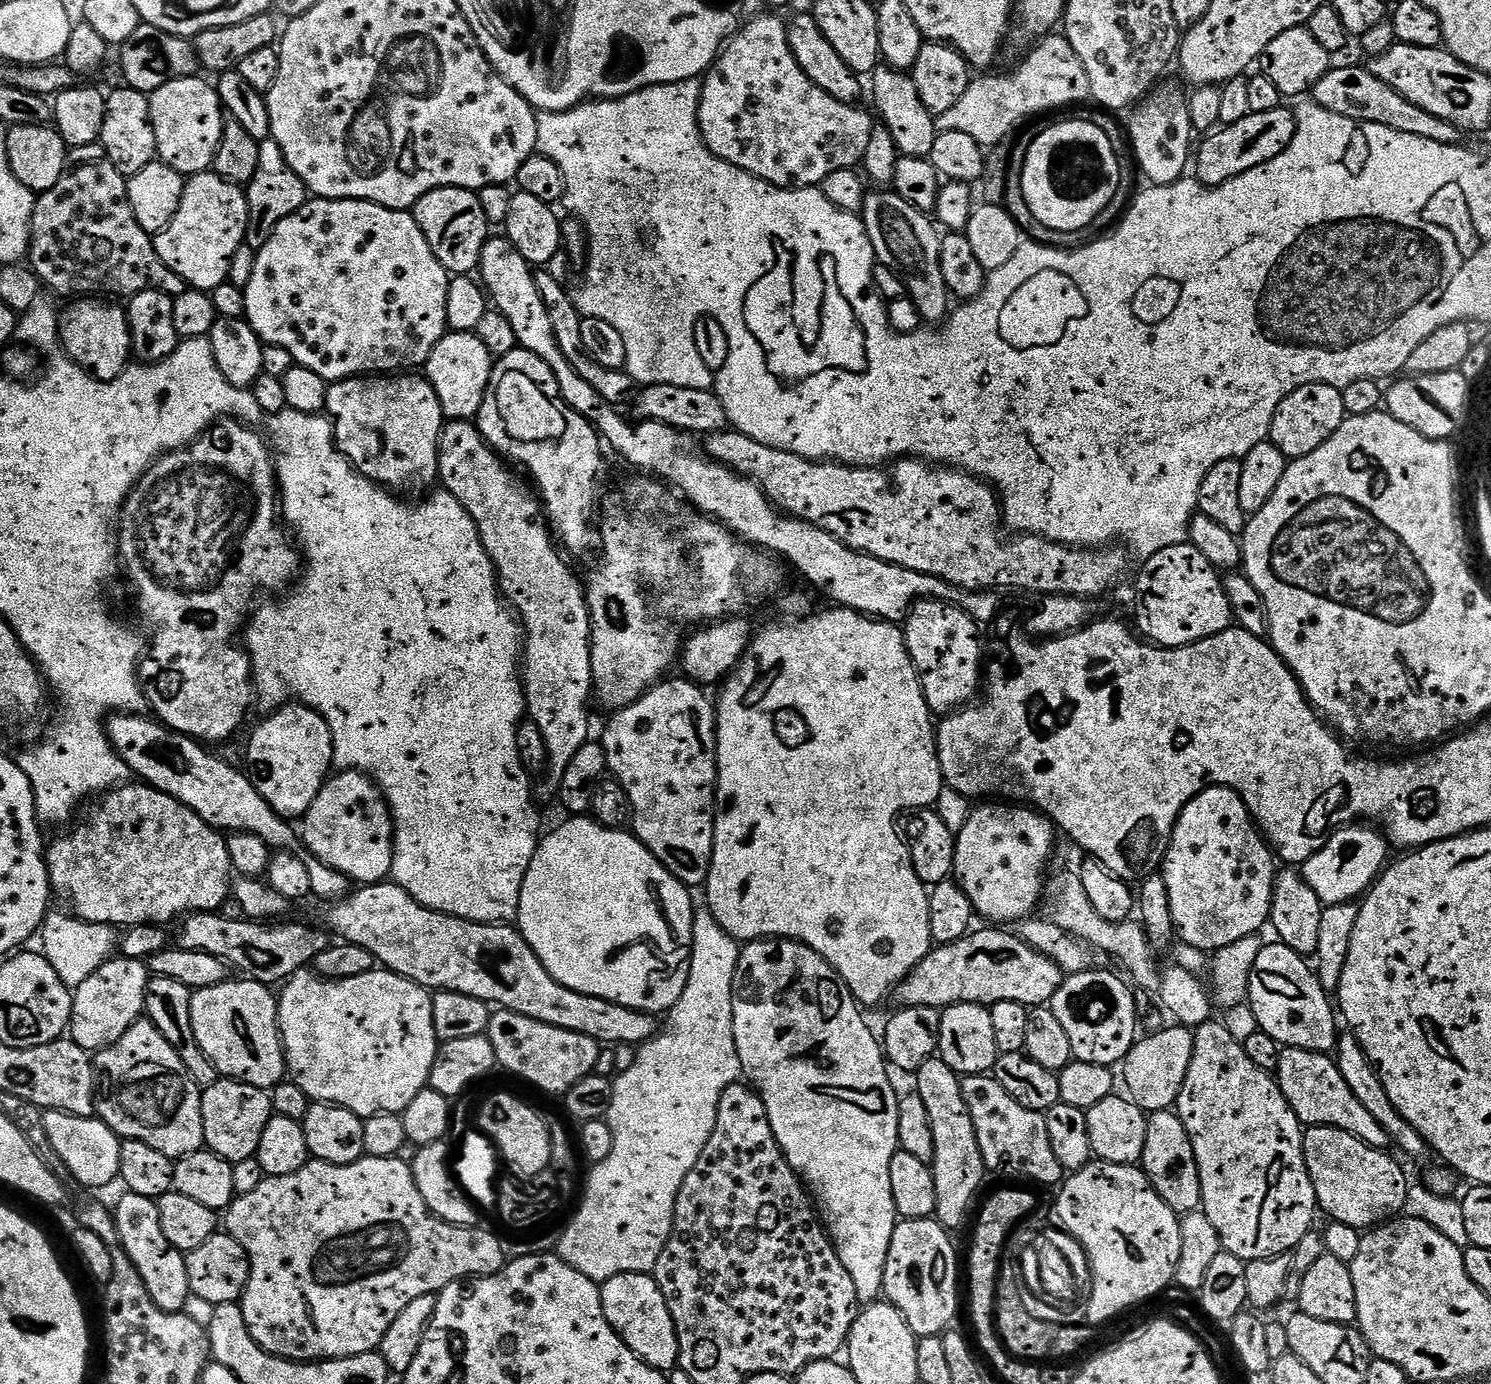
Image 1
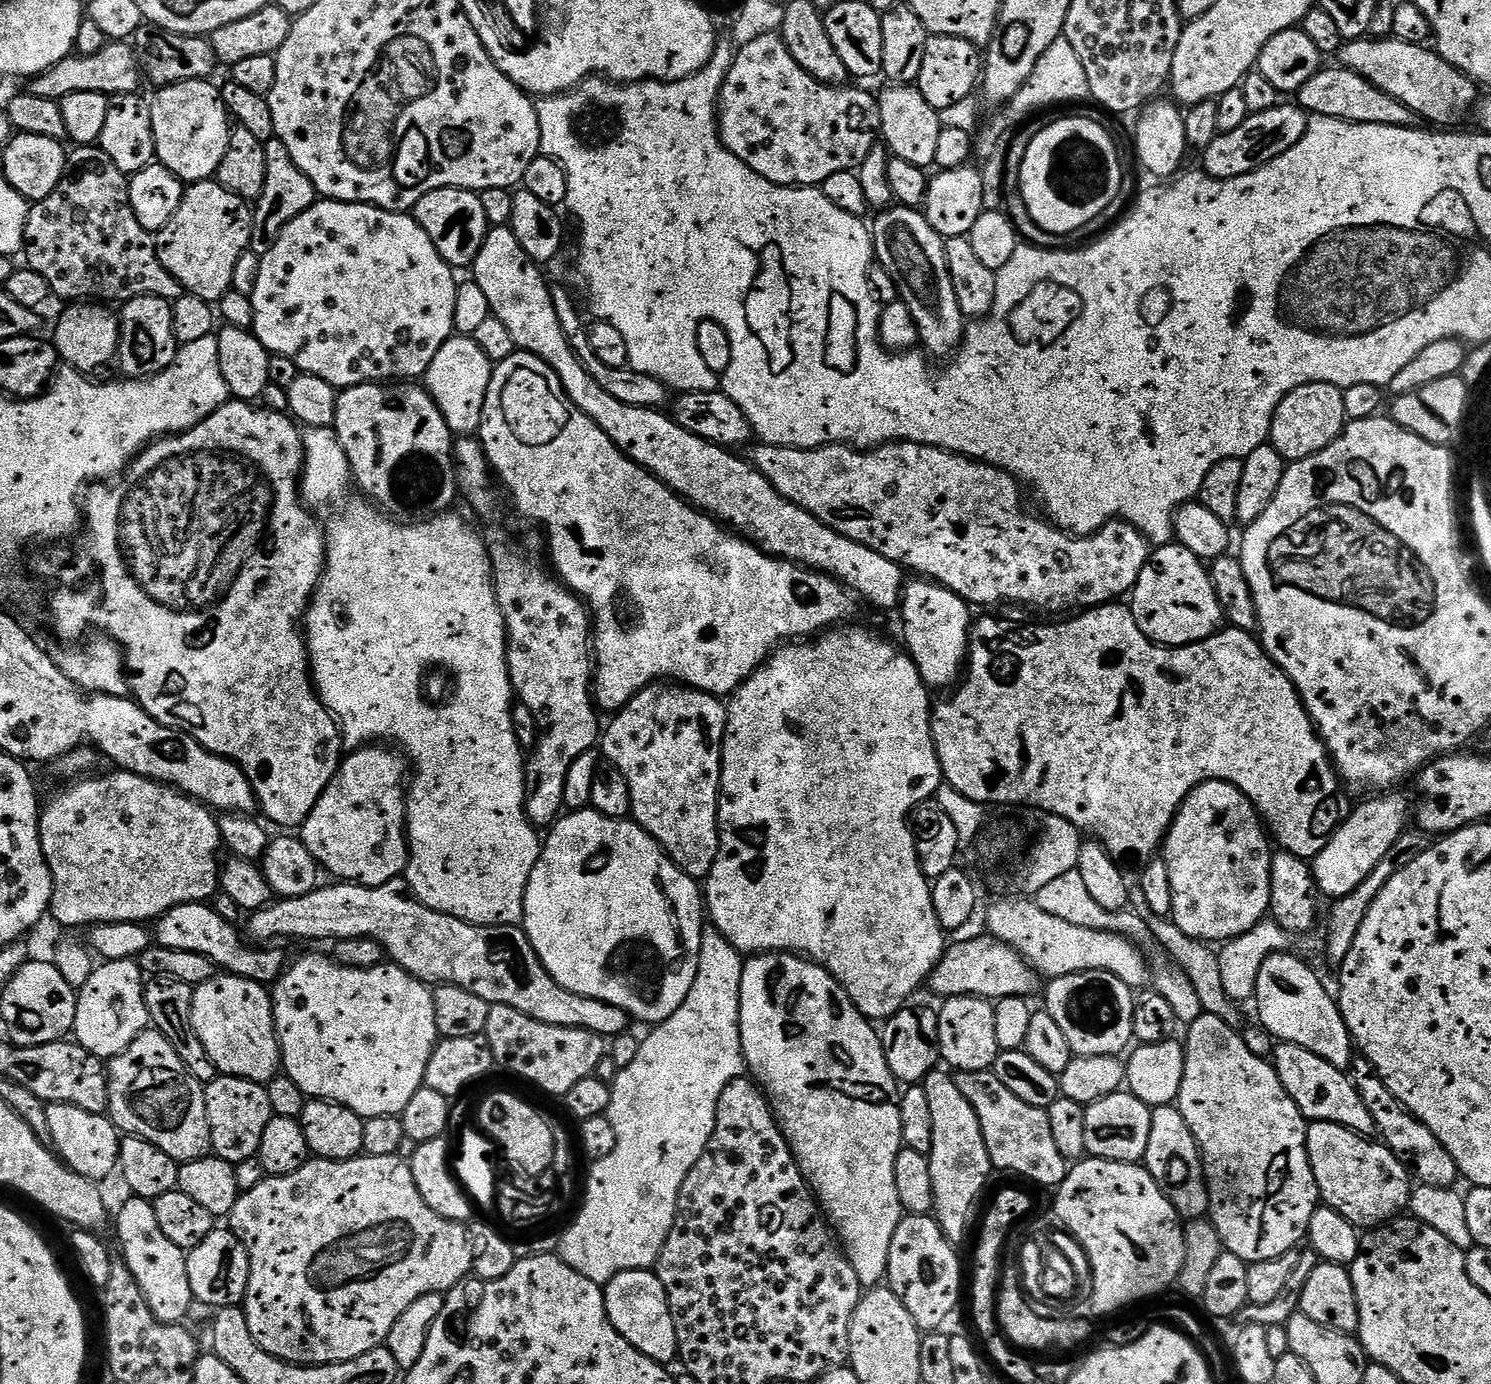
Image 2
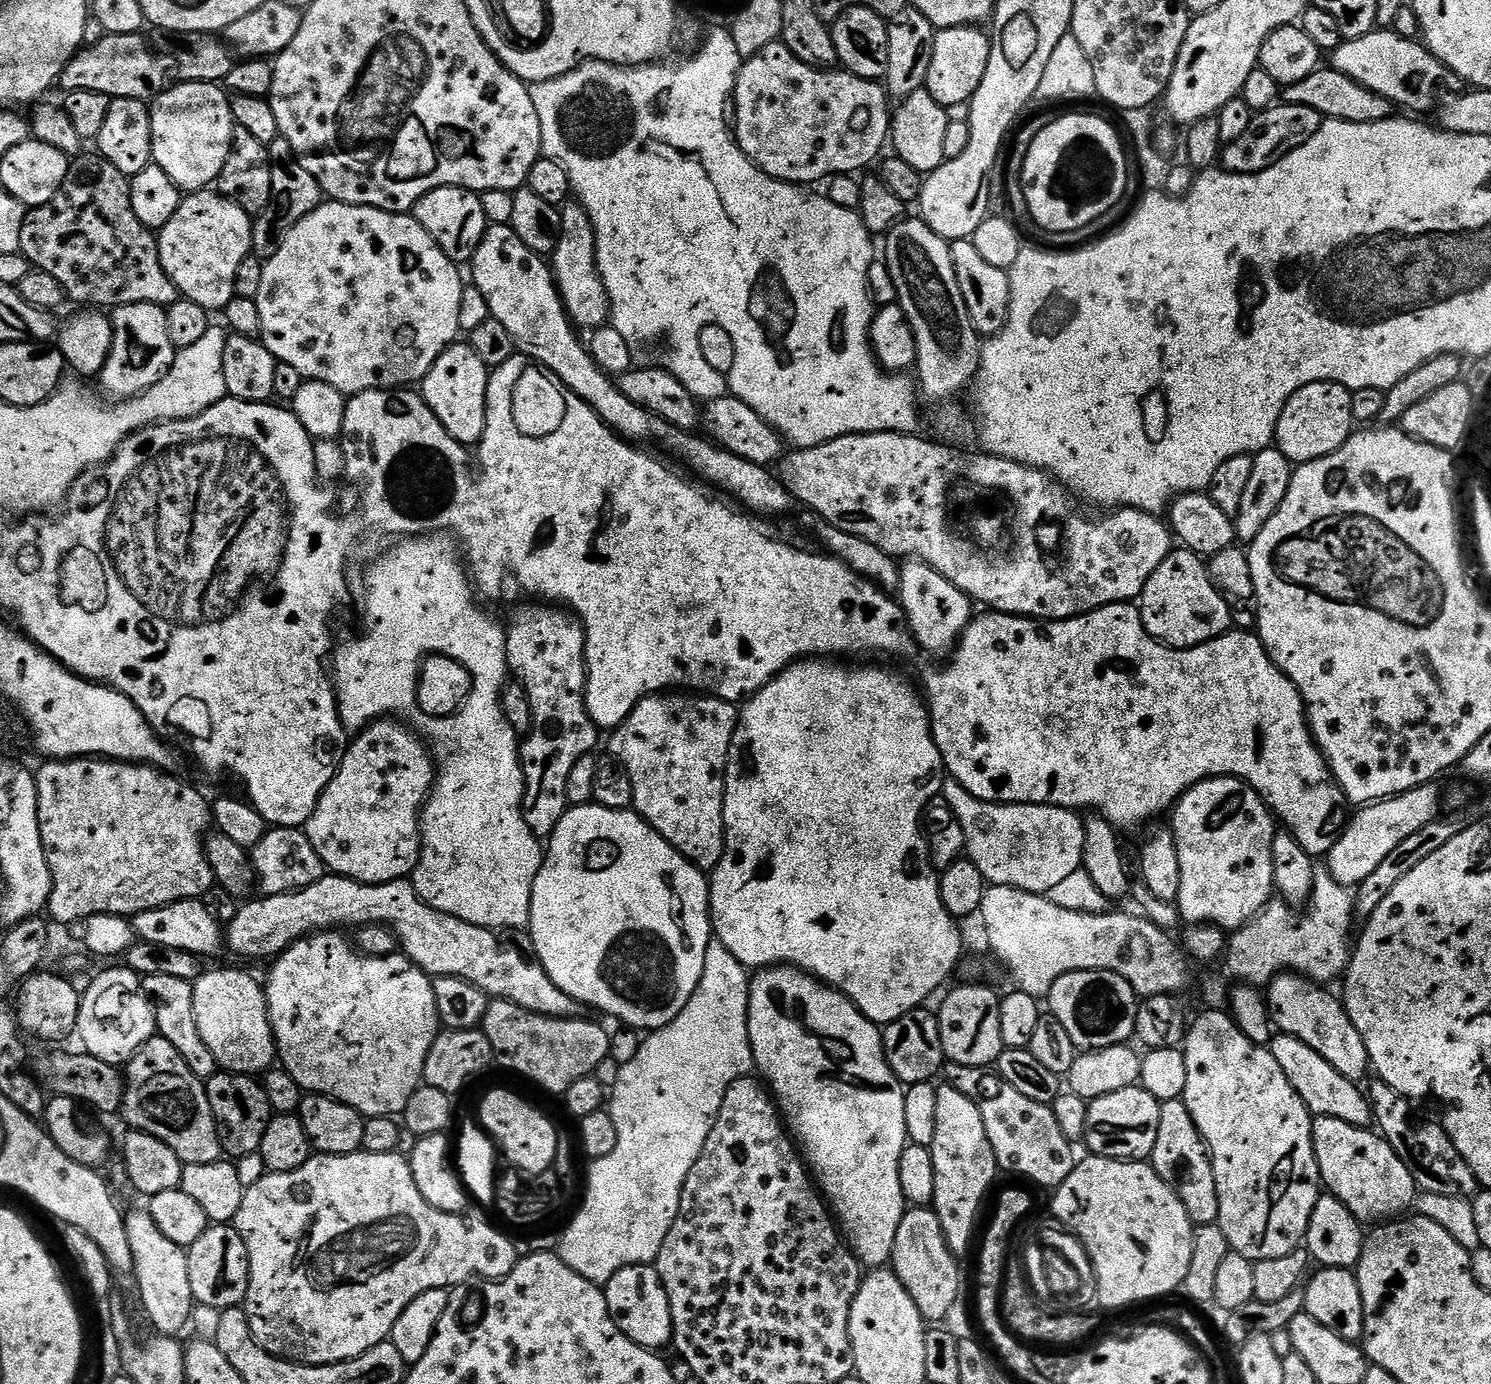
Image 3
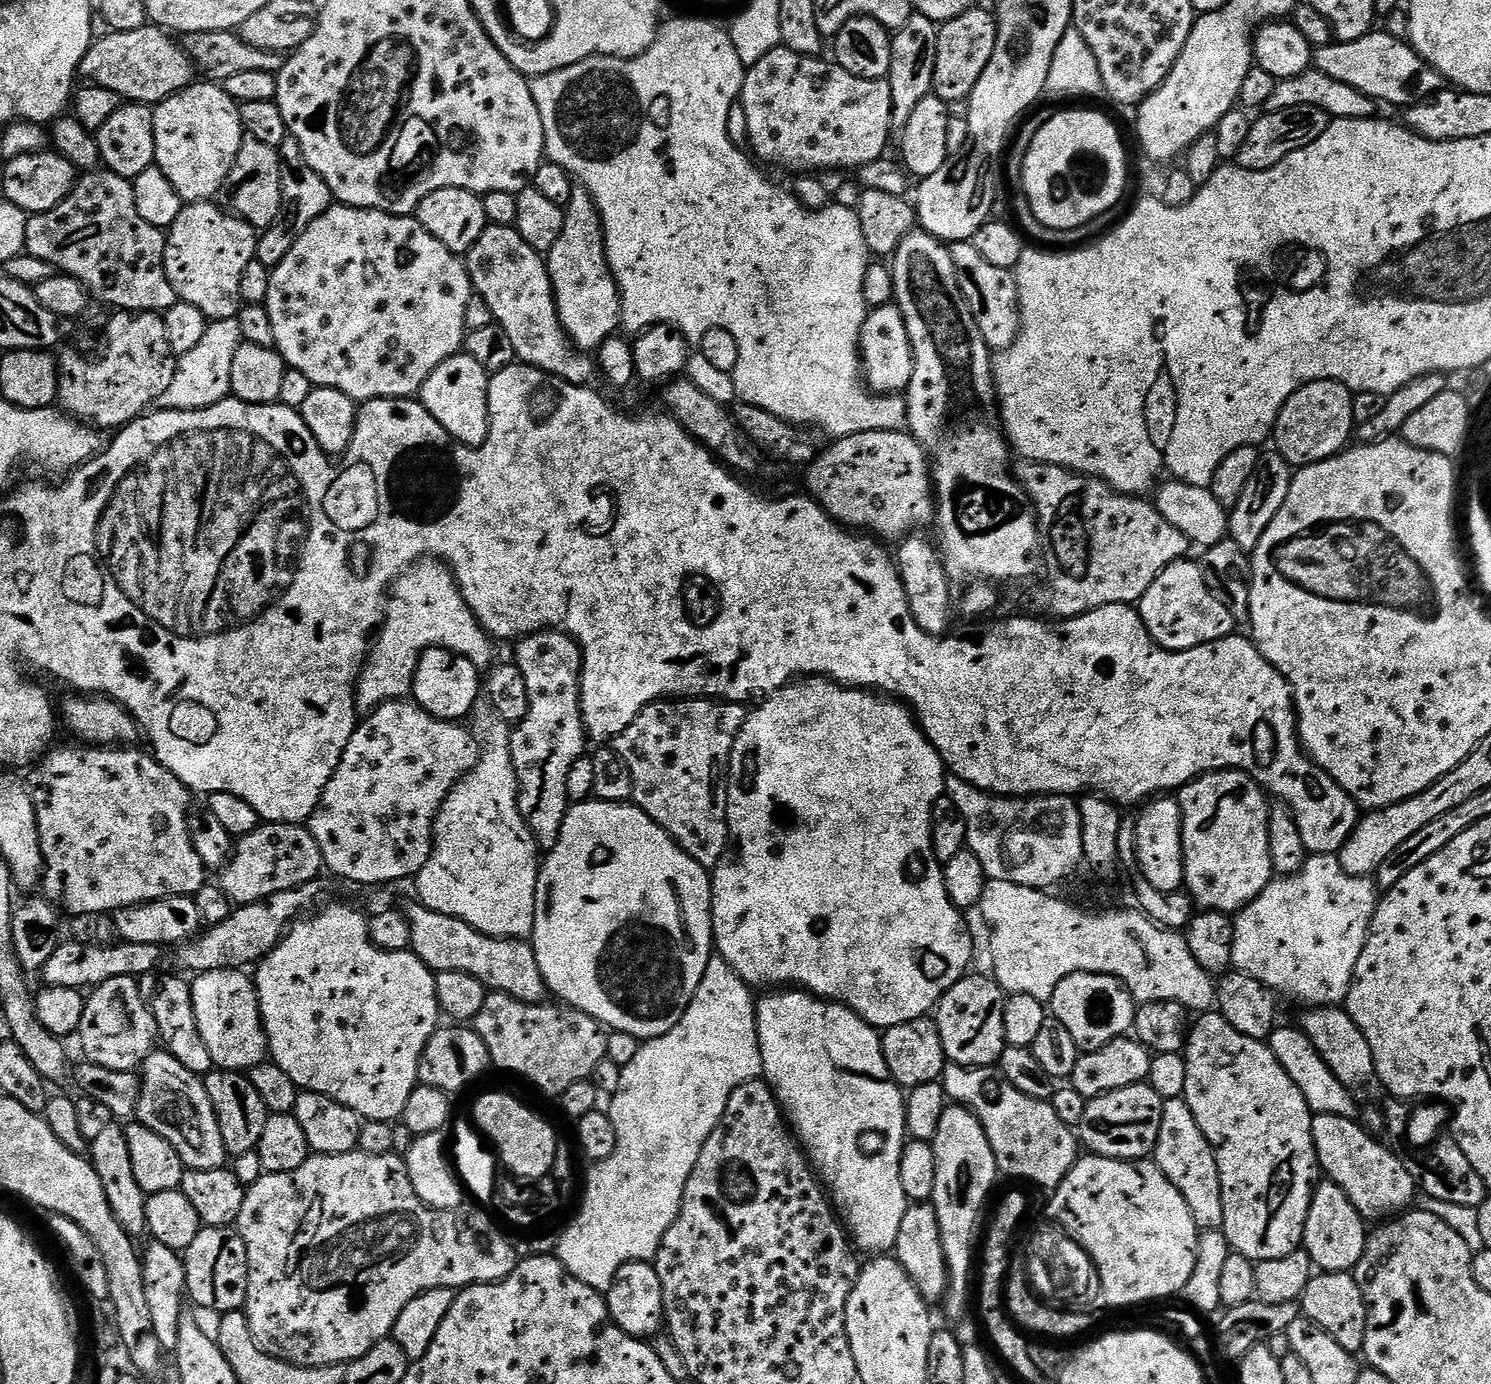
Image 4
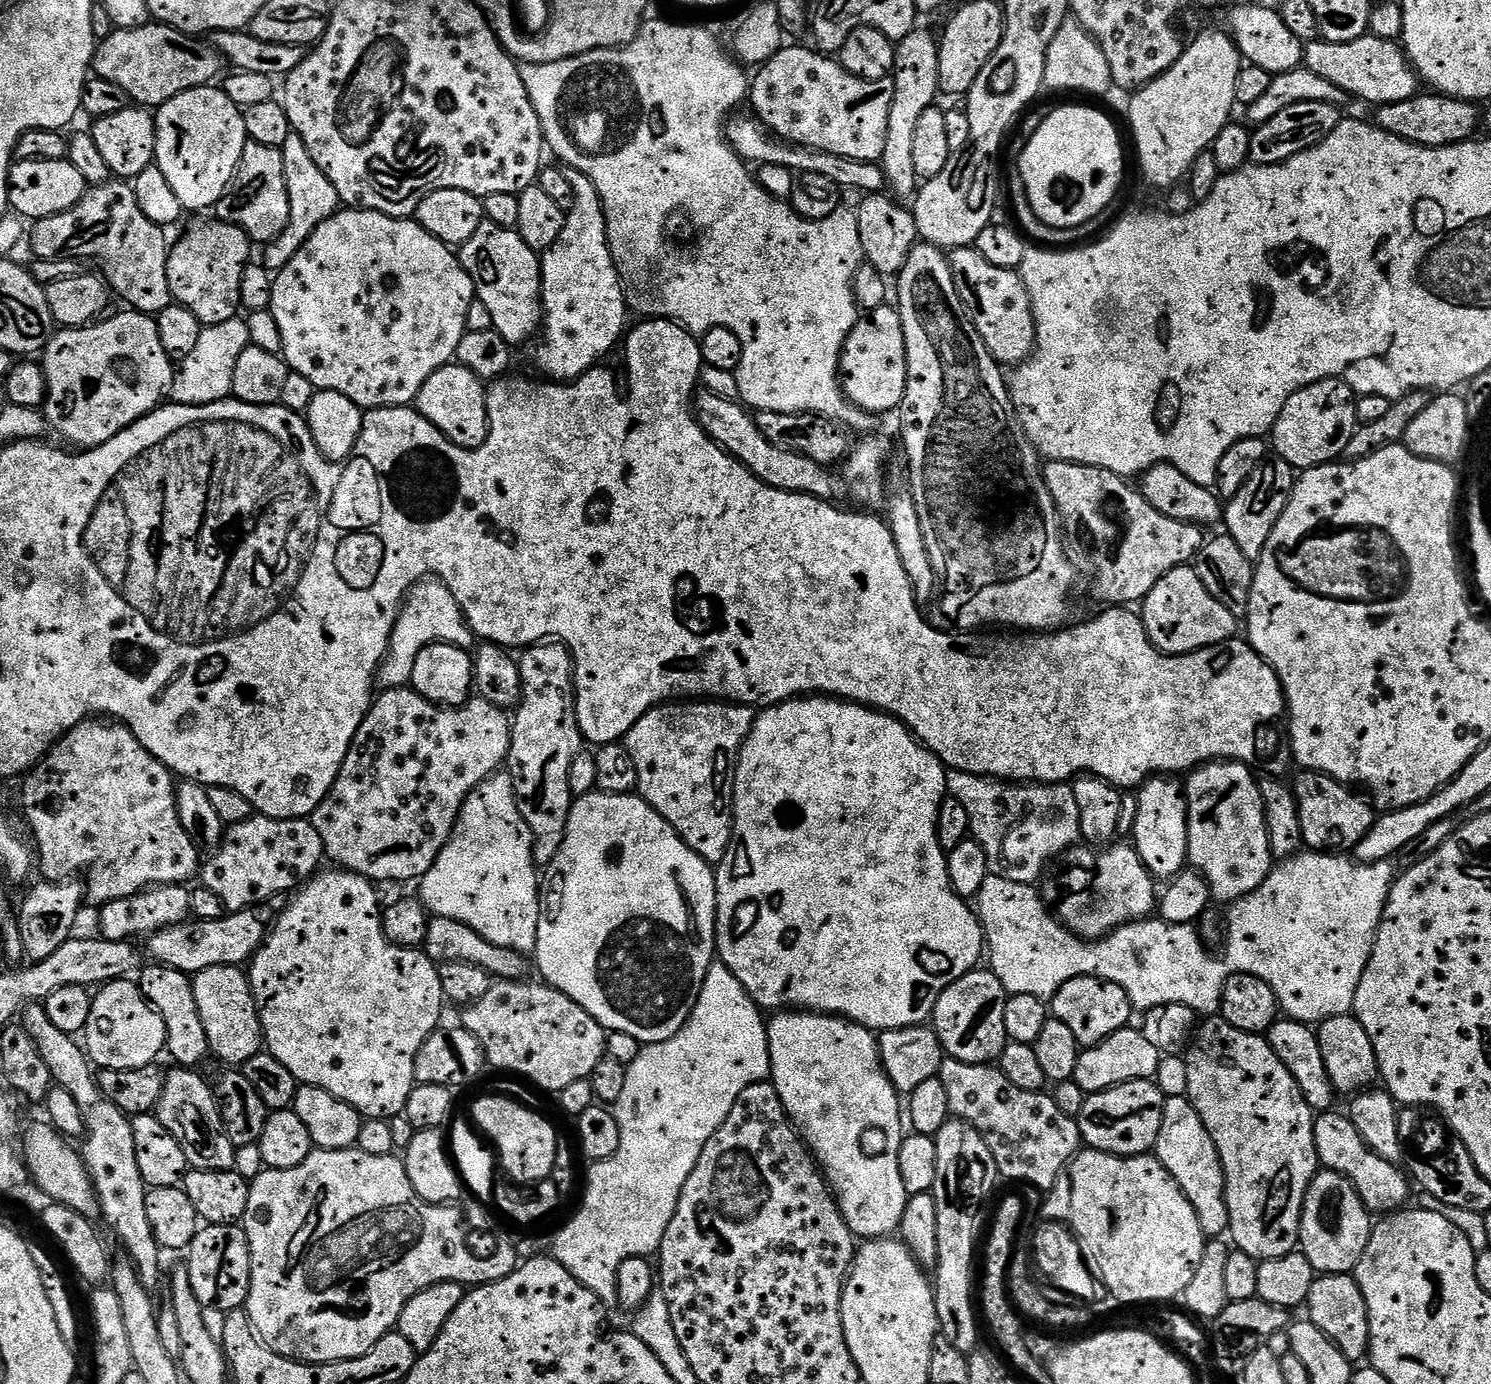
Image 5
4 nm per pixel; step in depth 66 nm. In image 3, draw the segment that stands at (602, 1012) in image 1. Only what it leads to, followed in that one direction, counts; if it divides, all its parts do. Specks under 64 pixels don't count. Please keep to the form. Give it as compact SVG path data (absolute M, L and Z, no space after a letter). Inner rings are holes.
M325 874L318 882L314 882L310 886L306 886L297 892L287 892L286 894L274 894L273 896L261 895L260 900L257 898L249 899L247 902L240 904L238 914L234 918L234 922L226 925L226 948L227 951L232 951L234 955L241 956L244 960L268 960L282 955L286 949L295 944L297 940L304 939L305 936L313 935L321 930L344 930L347 924L351 926L363 926L366 924L385 924L389 930L396 935L396 942L399 951L407 958L412 964L417 964L427 976L433 978L438 976L449 976L450 978L462 978L466 982L470 982L474 986L478 986L478 990L482 990L488 995L489 998L498 1000L509 1000L518 1006L522 1006L531 1012L537 1012L543 1016L553 1016L554 1018L562 1018L567 1020L569 1018L576 1018L581 1015L582 1005L573 998L570 994L566 994L555 984L550 978L550 974L546 974L546 970L540 964L539 958L536 956L536 948L532 944L531 935L524 930L497 930L495 928L483 928L482 926L470 926L470 922L462 922L462 918L454 918L450 914L442 914L438 910L434 910L426 902L422 902L416 897L416 891L412 888L411 879L405 878L403 880L391 880L385 884L359 884L356 880L351 880L345 876L338 876L335 874Z

